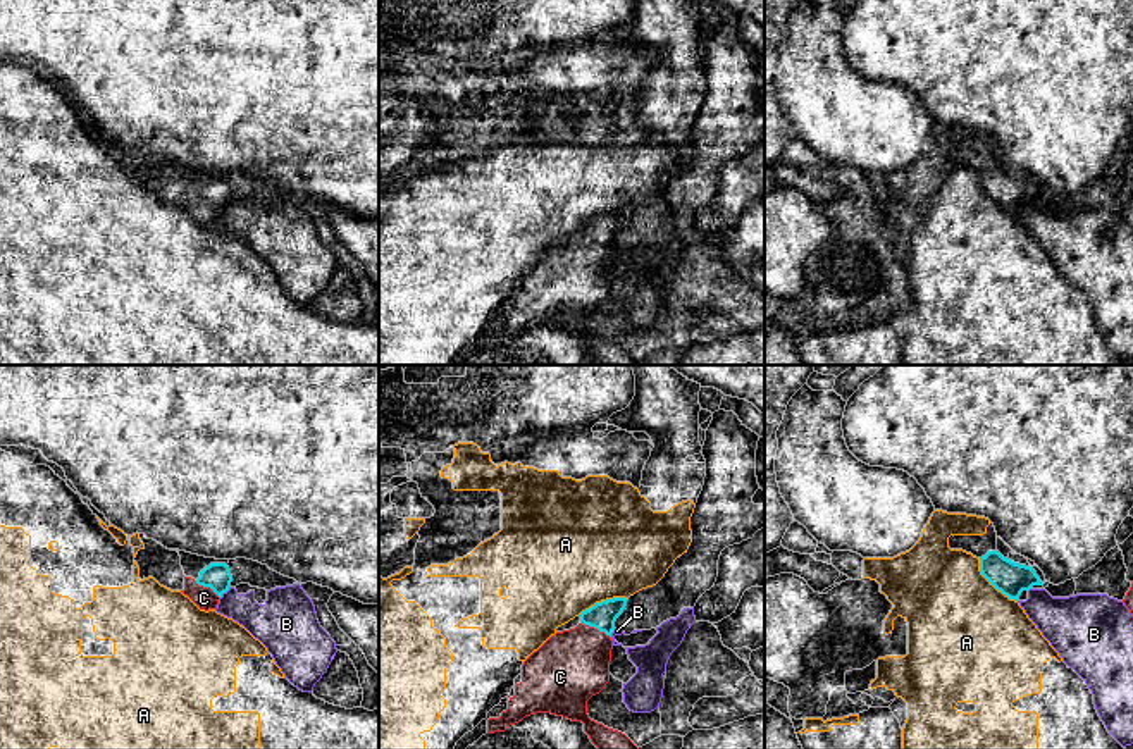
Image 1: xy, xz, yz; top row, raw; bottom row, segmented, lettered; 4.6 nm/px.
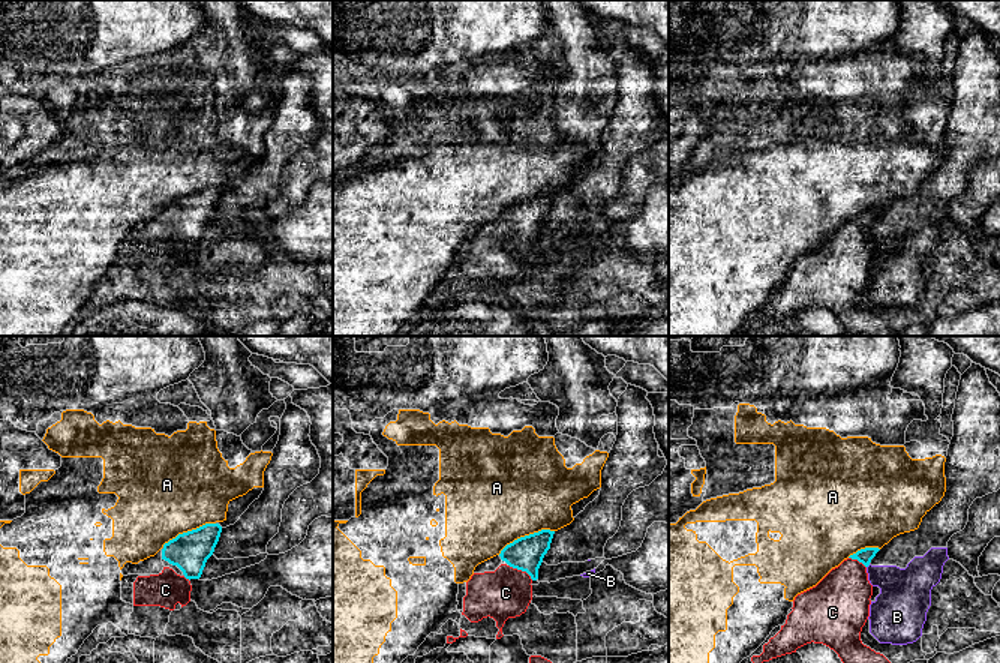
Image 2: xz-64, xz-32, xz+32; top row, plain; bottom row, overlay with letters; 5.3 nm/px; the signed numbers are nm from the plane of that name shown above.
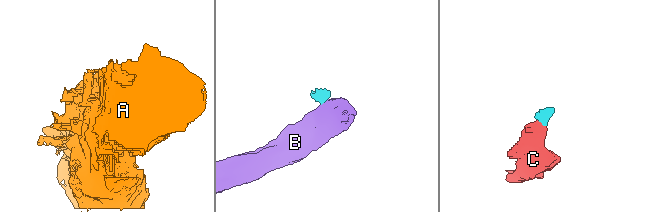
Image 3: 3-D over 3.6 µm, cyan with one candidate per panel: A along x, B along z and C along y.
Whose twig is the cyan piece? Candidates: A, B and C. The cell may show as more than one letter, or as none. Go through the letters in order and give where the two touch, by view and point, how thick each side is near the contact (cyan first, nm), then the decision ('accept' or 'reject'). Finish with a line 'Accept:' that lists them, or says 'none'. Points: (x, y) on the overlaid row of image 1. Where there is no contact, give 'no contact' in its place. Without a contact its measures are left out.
A: meets cyan in yz at (992, 584); 160 nm thick on the cyan side, 480 nm on the other; reject
B: meets cyan in xy at (224, 591); 130 nm thick on the cyan side, 180 nm on the other; reject
C: meets cyan in xz at (596, 627); 130 nm thick on the cyan side, 340 nm on the other; accept
Accept: C

